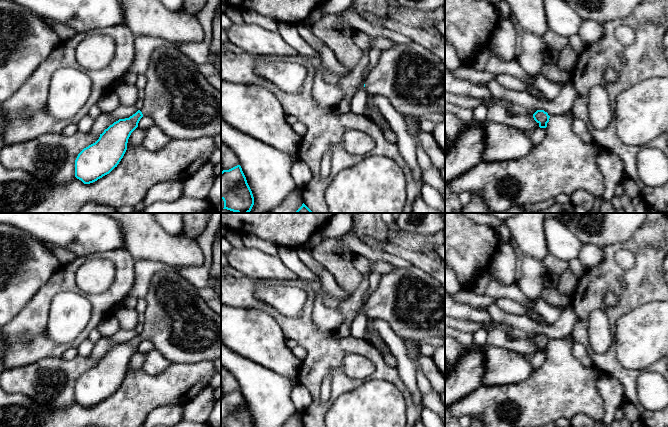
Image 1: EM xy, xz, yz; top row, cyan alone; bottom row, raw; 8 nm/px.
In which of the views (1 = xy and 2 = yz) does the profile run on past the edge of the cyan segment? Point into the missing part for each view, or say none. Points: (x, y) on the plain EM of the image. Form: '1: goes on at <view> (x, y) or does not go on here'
1: goes on at xy (178, 322)
2: does not go on here

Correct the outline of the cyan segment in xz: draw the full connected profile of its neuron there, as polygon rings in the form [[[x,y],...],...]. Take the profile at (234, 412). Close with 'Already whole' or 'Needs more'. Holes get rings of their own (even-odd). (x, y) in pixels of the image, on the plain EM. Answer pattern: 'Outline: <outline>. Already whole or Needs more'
Outline: [[[240,389],[221,396],[221,423],[224,427],[254,427],[252,415]]]. Already whole

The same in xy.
Outline: [[[174,269],[153,274],[149,291],[143,331],[129,342],[119,343],[100,358],[99,363],[84,372],[75,384],[75,401],[90,408],[109,398],[121,385],[131,357],[145,339],[172,363],[199,363],[221,358],[221,316],[203,300],[190,282]]]. Needs more

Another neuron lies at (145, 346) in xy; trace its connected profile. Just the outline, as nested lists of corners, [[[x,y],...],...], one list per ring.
[[[143,339],[143,341],[140,343],[138,347],[138,351],[142,353],[147,353],[153,349],[154,349],[154,345],[150,341],[145,339]]]

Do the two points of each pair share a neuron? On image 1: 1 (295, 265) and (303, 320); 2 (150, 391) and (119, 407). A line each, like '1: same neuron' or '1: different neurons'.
1: different neurons
2: same neuron

